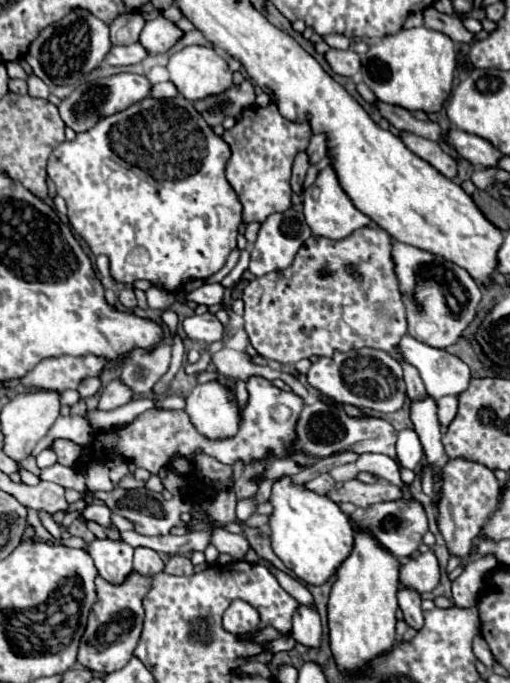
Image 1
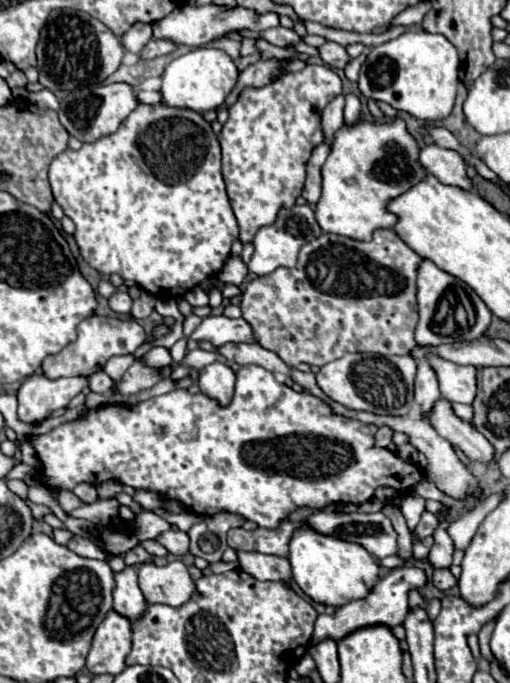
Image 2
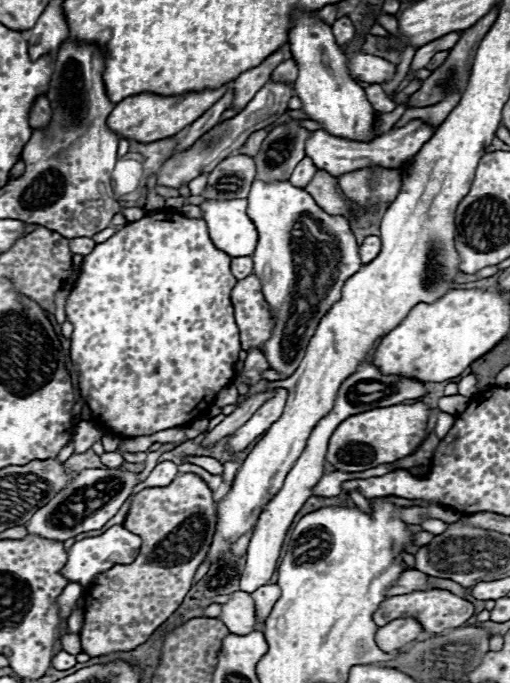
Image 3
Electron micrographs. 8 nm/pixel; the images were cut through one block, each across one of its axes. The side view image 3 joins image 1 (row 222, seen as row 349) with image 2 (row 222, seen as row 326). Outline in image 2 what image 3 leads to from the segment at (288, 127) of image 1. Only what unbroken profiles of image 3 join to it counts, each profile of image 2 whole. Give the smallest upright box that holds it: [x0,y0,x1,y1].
[218,66,342,244]

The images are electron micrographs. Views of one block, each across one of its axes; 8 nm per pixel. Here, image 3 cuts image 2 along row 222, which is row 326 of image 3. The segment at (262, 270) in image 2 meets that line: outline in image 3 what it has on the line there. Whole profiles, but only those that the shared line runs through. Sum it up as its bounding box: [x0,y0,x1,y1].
[248,180,362,376]

